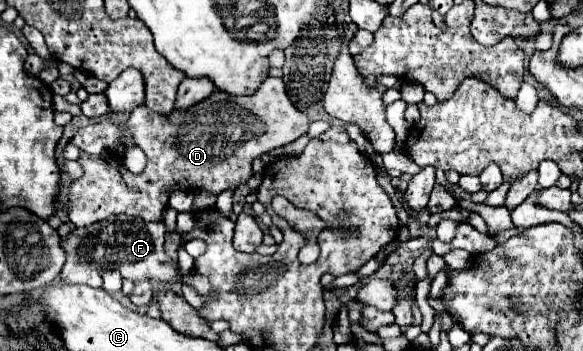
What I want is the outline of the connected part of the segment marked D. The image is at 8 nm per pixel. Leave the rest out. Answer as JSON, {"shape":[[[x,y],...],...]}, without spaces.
{"shape":[[[268,77],[258,93],[250,97],[214,91],[190,111],[178,111],[170,117],[162,117],[146,105],[140,105],[132,111],[126,127],[132,139],[142,143],[142,151],[148,159],[146,169],[142,175],[132,175],[114,153],[82,153],[78,163],[84,167],[84,177],[72,183],[70,205],[66,209],[76,227],[88,227],[116,213],[162,221],[172,185],[182,189],[206,189],[216,195],[226,189],[236,189],[250,179],[252,161],[256,157],[306,135],[310,119],[292,105],[284,81]]]}

